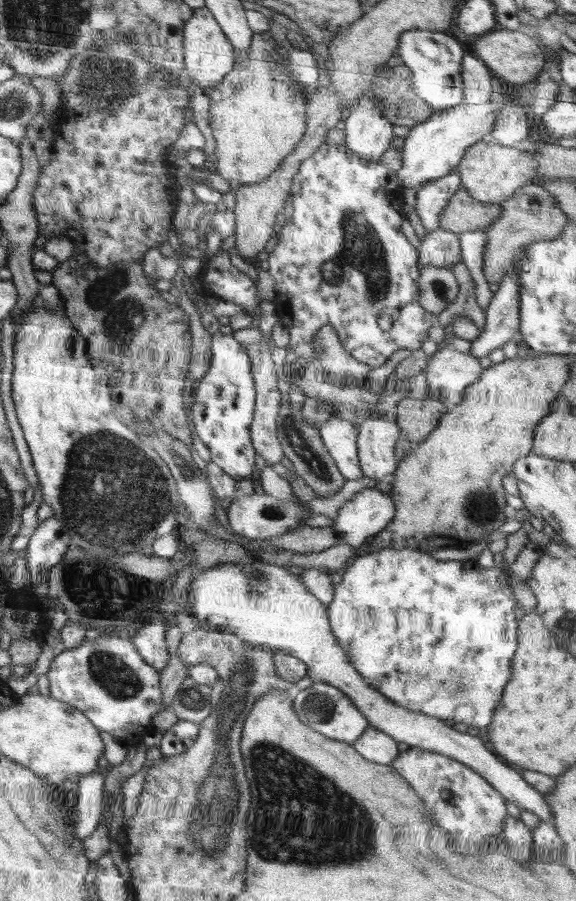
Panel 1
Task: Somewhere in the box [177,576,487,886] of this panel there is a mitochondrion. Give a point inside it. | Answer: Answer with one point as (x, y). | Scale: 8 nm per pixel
(329, 828)

